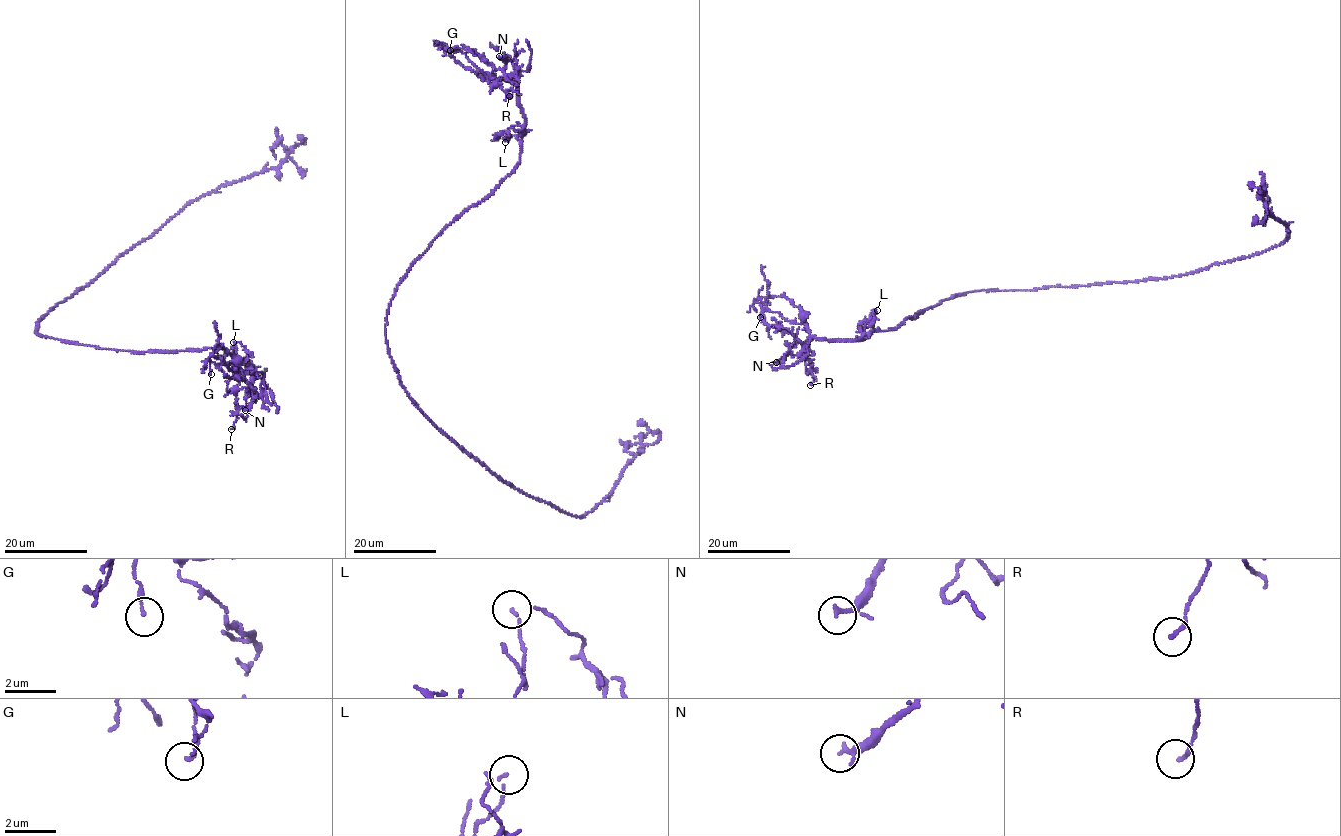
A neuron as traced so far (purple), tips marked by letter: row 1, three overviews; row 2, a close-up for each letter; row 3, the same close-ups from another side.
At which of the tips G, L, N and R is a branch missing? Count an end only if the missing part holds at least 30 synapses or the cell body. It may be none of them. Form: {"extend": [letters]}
{"extend": []}

